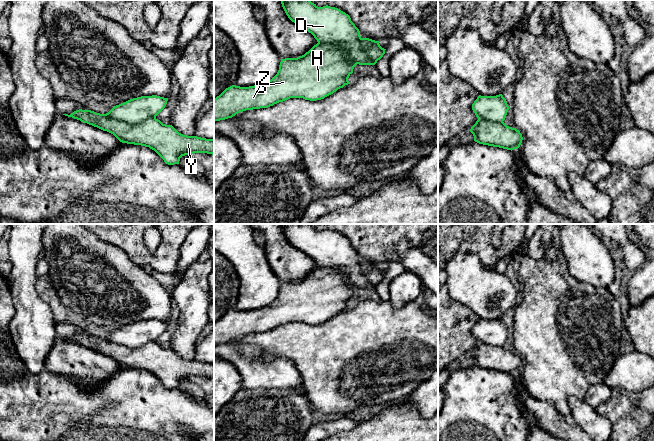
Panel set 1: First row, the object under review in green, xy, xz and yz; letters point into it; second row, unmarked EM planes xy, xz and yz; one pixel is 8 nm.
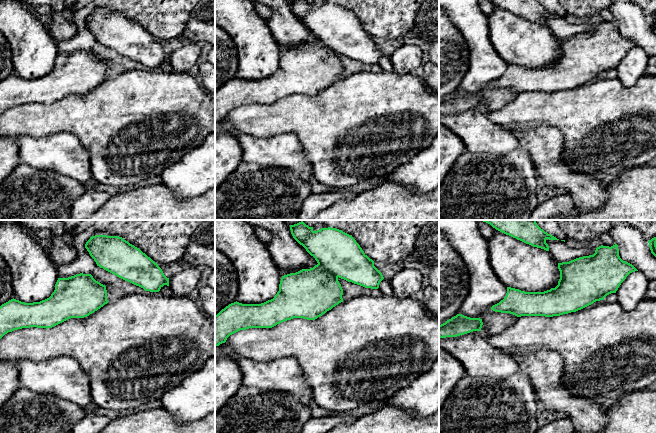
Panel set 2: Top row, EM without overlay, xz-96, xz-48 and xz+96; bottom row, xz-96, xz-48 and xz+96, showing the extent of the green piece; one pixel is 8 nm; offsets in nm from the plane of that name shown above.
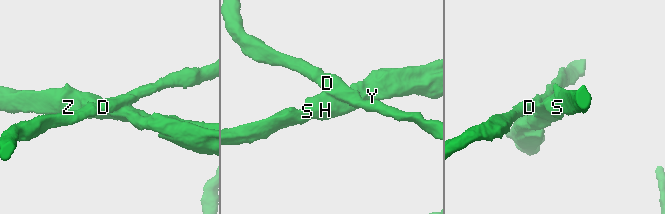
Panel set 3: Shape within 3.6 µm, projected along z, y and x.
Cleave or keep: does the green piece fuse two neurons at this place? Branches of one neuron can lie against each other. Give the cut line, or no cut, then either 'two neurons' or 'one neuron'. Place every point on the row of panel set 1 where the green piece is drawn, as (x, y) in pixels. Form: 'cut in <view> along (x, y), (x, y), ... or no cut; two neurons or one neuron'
cut in xy along (105, 114), (129, 123), (140, 123), (149, 118), (155, 118); two neurons

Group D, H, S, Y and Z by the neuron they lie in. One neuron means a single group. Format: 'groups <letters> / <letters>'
groups D / H S Y Z

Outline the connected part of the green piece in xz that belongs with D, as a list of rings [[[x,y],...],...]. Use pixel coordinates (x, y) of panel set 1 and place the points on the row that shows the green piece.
[[[281,0],[281,4],[288,18],[311,33],[318,43],[343,48],[347,56],[359,65],[374,65],[362,46],[359,29],[345,12],[328,5],[318,7],[310,0]]]

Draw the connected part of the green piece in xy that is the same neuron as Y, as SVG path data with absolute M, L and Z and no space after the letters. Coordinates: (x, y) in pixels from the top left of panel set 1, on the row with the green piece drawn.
M79 109L63 115L107 131L122 143L149 147L168 165L179 164L182 156L194 153L214 155L214 139L183 135L156 118L129 124L91 110Z

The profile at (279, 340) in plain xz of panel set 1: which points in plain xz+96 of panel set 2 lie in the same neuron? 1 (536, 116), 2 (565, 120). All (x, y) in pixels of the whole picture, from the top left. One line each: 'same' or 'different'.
1: same
2: same

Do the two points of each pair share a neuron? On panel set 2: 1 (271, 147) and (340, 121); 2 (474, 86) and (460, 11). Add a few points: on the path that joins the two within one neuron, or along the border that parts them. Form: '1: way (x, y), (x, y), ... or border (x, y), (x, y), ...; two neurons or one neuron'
1: border (274, 134), (292, 132), (298, 138), (308, 158); two neurons
2: way (477, 67), (477, 36), (475, 30); one neuron

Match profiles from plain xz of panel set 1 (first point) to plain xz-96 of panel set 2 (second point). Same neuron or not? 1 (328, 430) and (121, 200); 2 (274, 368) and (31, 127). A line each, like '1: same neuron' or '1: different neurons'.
1: different neurons
2: different neurons

